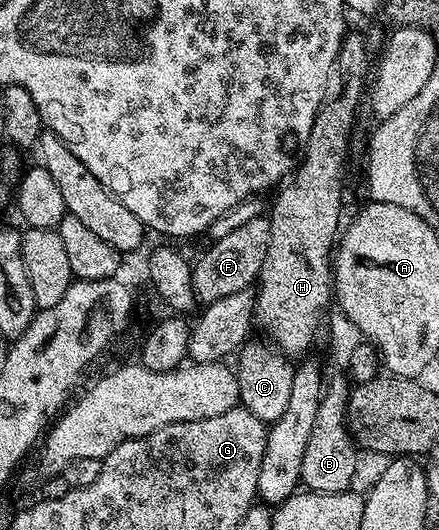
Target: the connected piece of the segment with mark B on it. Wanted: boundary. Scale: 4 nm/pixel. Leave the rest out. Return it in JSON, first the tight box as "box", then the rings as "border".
{"box":[300,375,359,494],"border":[[[345,375],[329,377],[300,469],[301,483],[313,493],[337,494],[352,487],[352,475],[357,468],[359,451],[347,427],[349,393],[350,382]]]}

